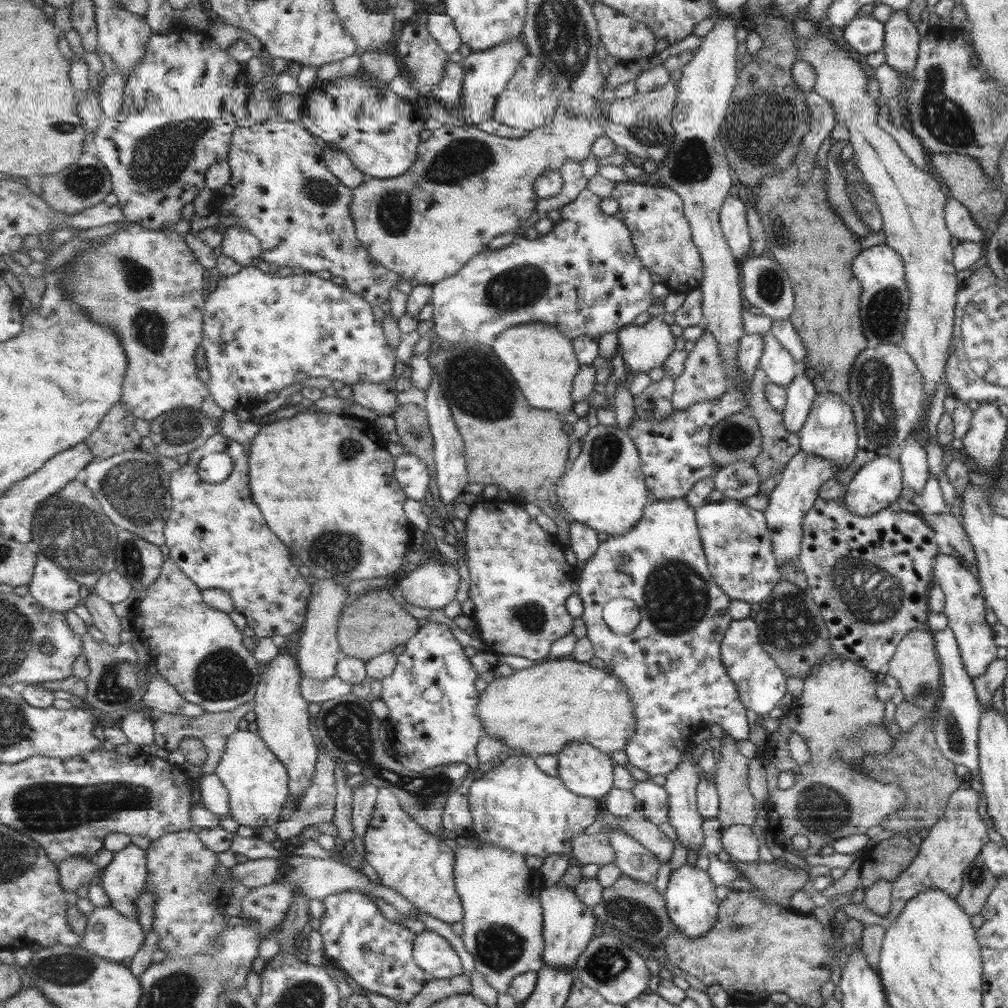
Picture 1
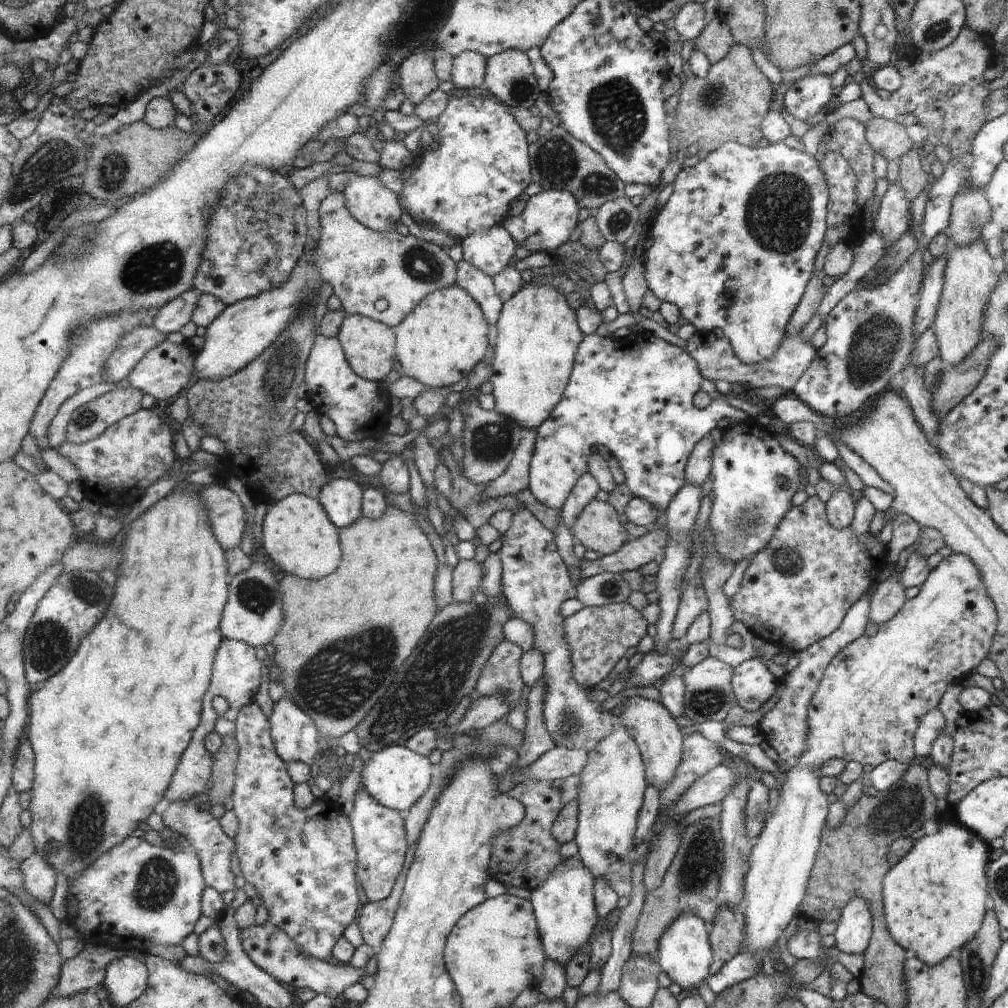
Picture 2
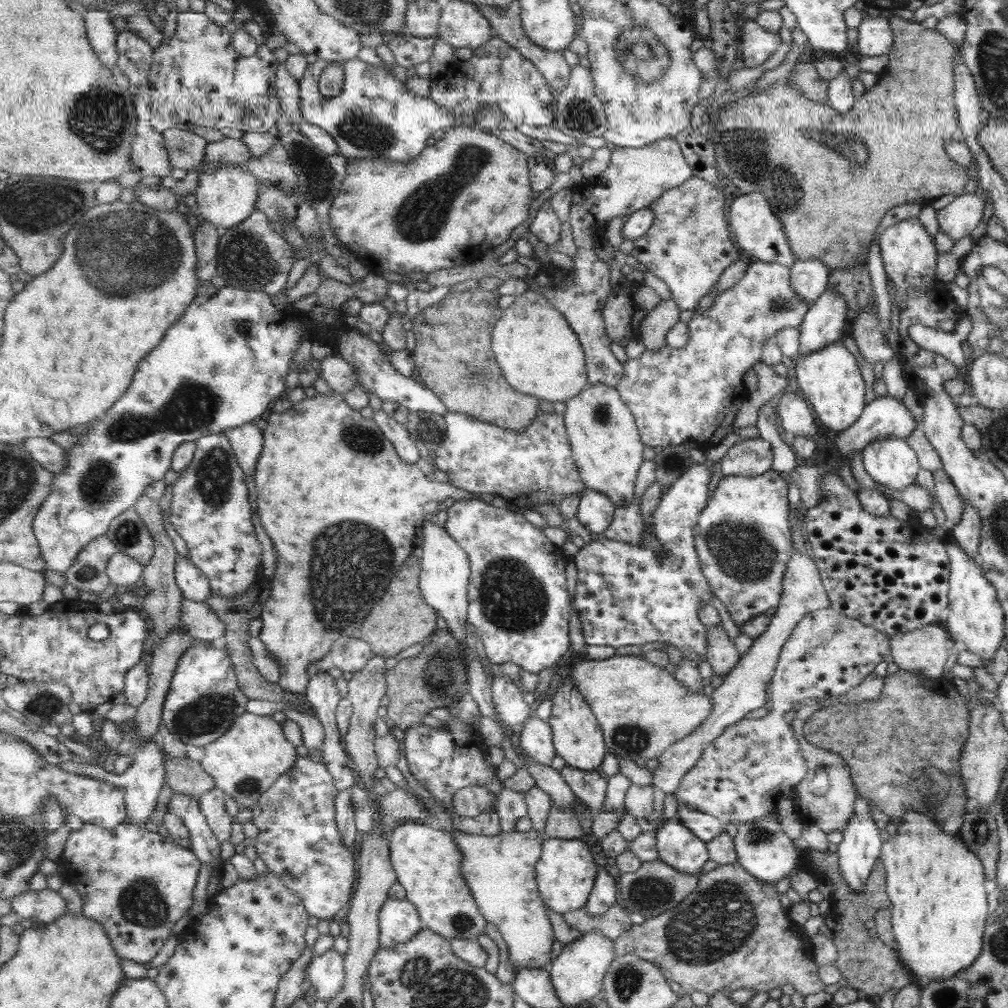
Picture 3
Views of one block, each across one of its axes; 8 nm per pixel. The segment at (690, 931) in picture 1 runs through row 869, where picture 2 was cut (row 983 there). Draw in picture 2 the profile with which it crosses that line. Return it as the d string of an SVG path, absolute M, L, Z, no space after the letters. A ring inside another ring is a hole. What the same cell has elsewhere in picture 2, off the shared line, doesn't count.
M693 912L681 914L661 936L657 961L670 980L682 990L687 991L691 988L698 990L701 983L710 975L709 964L711 964L711 948L707 942L707 932L702 917Z

